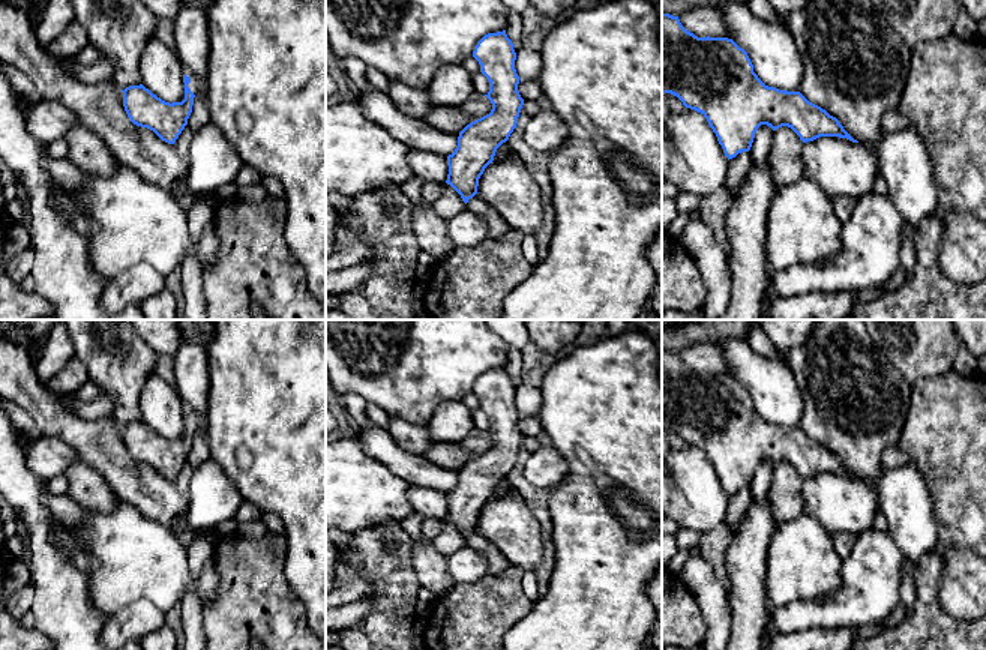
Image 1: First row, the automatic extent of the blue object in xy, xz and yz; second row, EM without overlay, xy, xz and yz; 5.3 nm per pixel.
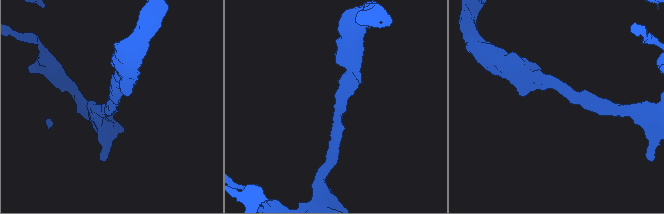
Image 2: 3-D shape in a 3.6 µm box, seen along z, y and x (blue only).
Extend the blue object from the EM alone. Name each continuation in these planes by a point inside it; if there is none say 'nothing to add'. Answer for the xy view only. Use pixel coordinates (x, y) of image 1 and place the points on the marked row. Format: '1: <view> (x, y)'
1: xy (194, 84)

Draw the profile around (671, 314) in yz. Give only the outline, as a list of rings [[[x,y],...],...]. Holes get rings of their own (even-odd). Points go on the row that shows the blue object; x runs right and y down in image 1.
[[[702,309],[693,314],[683,314],[678,311],[662,312],[662,320],[708,320]]]

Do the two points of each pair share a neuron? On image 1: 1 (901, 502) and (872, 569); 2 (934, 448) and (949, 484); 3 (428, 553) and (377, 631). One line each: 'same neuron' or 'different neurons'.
1: different neurons
2: same neuron
3: different neurons

